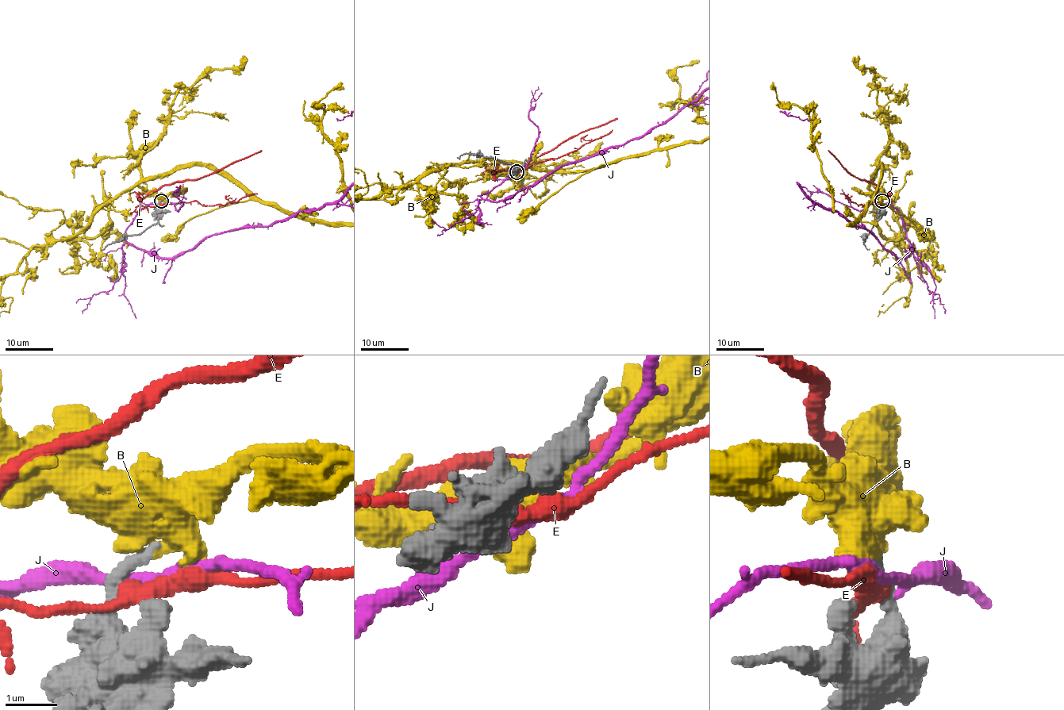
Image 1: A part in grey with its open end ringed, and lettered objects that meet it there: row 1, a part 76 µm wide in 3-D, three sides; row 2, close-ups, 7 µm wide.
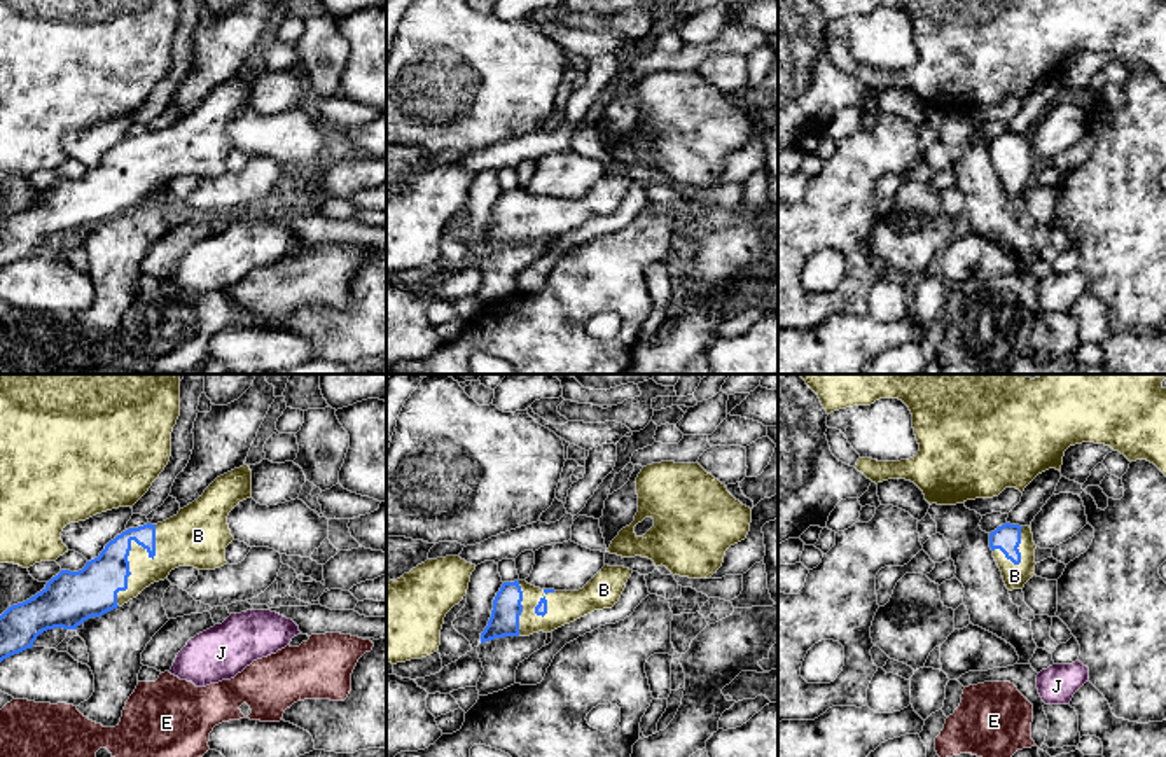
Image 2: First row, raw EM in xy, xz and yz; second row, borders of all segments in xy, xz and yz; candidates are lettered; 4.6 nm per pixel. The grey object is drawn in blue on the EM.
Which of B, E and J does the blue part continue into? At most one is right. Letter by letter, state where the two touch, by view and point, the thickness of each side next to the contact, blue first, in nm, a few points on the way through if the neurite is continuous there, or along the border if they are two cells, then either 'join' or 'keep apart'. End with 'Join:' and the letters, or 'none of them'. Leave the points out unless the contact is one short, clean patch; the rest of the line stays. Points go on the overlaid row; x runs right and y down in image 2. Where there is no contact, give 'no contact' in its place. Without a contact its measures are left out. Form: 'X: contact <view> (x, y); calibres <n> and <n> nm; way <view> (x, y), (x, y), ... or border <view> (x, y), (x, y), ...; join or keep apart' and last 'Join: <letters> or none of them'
B: contact xy (130, 549); calibres 220 and 240 nm; join
E: no contact; keep apart
J: no contact; keep apart
Join: B

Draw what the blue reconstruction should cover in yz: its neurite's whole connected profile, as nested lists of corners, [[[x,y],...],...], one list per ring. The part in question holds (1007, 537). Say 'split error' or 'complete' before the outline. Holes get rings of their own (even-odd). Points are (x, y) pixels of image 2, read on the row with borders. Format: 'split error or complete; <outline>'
split error; [[[1005,523],[989,533],[989,547],[1007,589],[1023,589],[1037,565],[1031,528]]]

